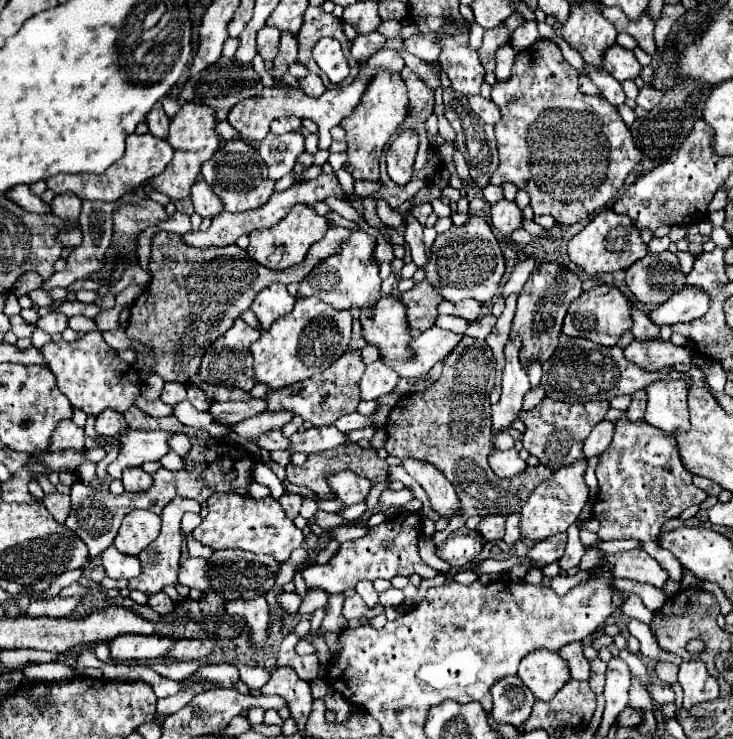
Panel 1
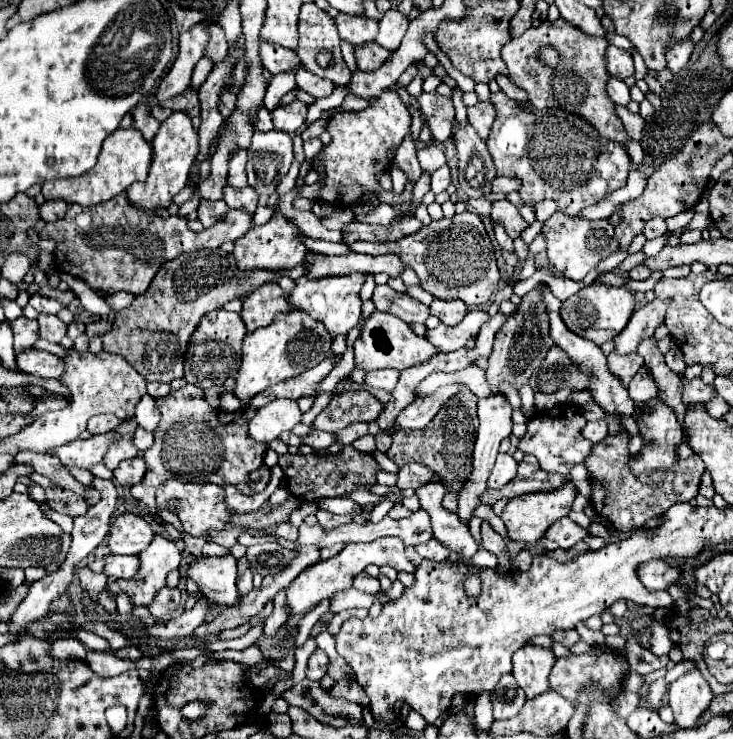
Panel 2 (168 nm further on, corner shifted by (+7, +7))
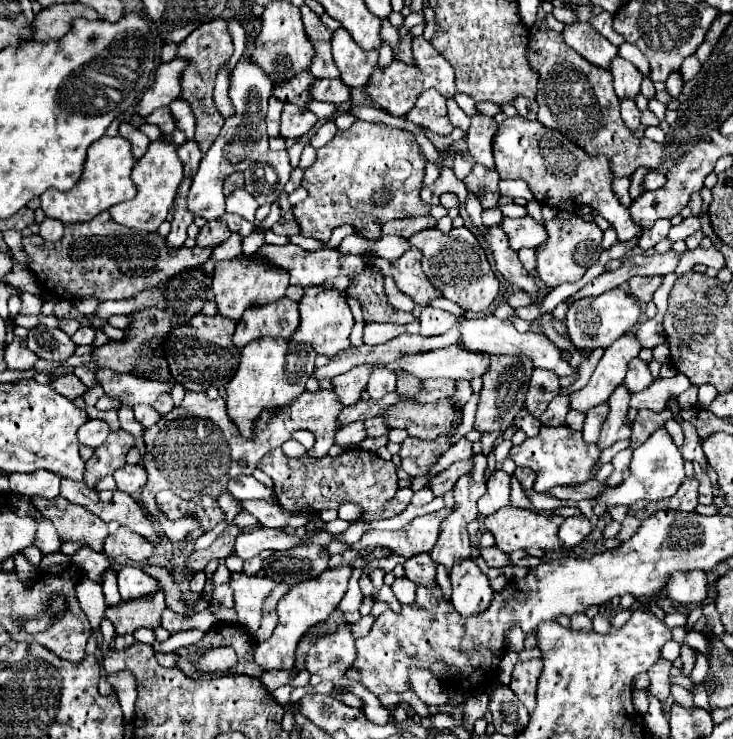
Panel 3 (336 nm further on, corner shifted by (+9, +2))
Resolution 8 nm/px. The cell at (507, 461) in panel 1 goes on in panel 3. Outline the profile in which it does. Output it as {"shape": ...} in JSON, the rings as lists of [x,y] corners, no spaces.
{"shape":[[[494,470],[488,476],[486,494],[478,500],[478,510],[484,516],[492,514],[500,508],[510,506],[508,498],[510,498],[510,474],[506,474],[504,470]]]}

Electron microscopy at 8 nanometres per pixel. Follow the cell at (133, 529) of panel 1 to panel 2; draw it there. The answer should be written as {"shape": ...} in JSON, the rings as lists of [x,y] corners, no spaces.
{"shape":[[[124,513],[112,523],[108,549],[114,555],[138,555],[150,545],[152,537],[154,533],[146,519],[132,513]]]}

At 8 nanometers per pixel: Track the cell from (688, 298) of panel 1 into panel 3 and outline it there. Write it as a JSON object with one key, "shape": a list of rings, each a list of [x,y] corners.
{"shape":[[[624,334],[612,346],[608,346],[588,386],[570,394],[572,408],[580,412],[588,412],[592,406],[606,402],[608,394],[618,384],[624,382],[624,376],[628,372],[628,362],[638,356],[640,348],[642,346],[634,334]]]}

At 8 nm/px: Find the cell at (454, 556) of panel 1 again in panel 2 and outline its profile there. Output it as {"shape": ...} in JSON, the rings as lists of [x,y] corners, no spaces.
{"shape":[[[430,539],[428,543],[424,545],[418,545],[416,547],[416,553],[422,557],[422,559],[430,559],[430,561],[442,561],[450,555],[450,551],[446,547],[442,547],[438,543],[438,539]]]}

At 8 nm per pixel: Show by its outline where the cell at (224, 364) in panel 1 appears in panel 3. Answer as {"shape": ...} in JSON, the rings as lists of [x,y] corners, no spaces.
{"shape":[[[196,314],[188,324],[172,330],[164,346],[174,380],[192,392],[206,392],[210,386],[226,386],[236,374],[240,362],[240,350],[232,342],[234,328],[236,322],[232,318],[224,318],[222,314]]]}

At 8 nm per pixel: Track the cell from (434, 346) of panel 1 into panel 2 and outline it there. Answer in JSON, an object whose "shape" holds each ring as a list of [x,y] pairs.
{"shape":[[[474,309],[474,311],[468,311],[466,317],[454,327],[440,323],[436,329],[426,331],[426,339],[432,345],[436,345],[442,353],[456,351],[456,349],[464,347],[470,339],[474,339],[478,335],[478,329],[482,327],[482,323],[486,323],[488,319],[490,319],[490,315],[486,311]]]}

